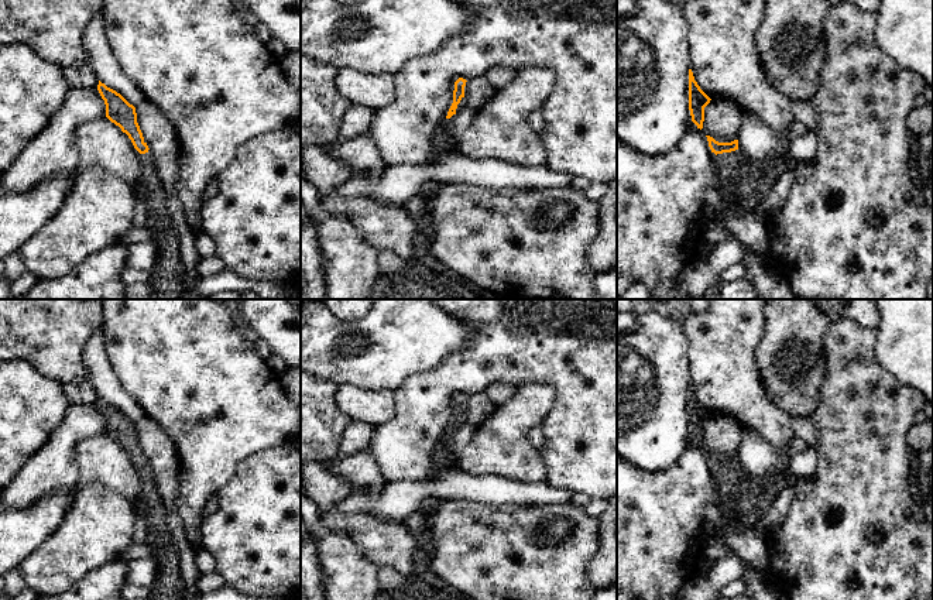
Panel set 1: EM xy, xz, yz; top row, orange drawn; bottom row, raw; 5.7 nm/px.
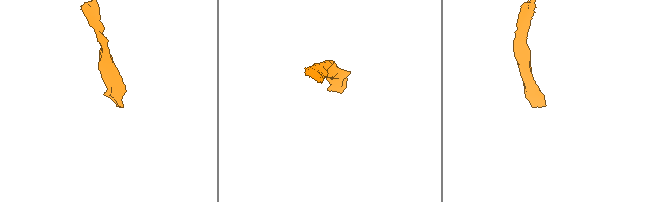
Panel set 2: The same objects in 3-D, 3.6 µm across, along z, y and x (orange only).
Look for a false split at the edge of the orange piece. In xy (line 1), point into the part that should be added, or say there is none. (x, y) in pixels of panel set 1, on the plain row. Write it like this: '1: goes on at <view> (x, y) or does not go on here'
1: goes on at xy (168, 585)

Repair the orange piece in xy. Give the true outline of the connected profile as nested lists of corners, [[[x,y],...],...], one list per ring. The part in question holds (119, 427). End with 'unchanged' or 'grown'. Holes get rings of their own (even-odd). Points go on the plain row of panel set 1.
[[[99,397],[97,407],[106,421],[106,433],[128,452],[141,470],[141,493],[133,503],[147,522],[147,544],[152,551],[157,575],[148,600],[185,600],[186,586],[179,569],[179,553],[167,522],[167,510],[137,439],[136,424]]]; grown

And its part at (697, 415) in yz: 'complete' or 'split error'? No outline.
complete

